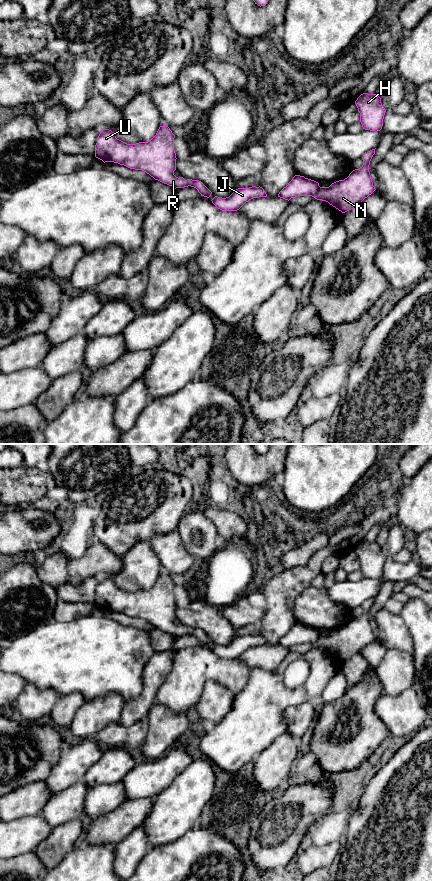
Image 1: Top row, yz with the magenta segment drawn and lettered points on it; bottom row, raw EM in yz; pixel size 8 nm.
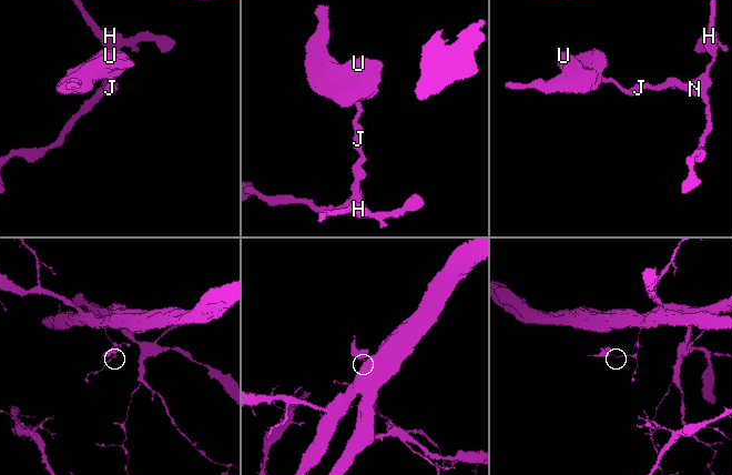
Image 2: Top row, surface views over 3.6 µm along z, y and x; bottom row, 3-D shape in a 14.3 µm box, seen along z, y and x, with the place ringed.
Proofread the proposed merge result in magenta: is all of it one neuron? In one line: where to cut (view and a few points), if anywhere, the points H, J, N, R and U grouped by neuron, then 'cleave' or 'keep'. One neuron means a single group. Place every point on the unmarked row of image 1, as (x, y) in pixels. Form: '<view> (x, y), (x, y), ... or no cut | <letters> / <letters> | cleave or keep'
yz (320, 635), (313, 644) | H N / J R U | cleave

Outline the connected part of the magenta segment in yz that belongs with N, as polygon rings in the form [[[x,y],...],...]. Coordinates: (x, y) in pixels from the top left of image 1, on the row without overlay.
[[[375,597],[365,601],[362,605],[363,613],[359,617],[353,618],[347,626],[336,629],[329,635],[320,635],[314,646],[328,650],[342,661],[359,654],[376,638],[369,620],[374,602]]]

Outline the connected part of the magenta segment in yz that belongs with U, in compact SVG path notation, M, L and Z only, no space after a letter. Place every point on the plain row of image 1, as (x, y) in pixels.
M160 574L148 590L127 592L116 586L109 577L103 577L95 593L95 605L114 610L130 617L142 618L164 632L176 636L194 635L201 644L209 646L212 640L199 628L176 625L176 601L174 586L168 574Z

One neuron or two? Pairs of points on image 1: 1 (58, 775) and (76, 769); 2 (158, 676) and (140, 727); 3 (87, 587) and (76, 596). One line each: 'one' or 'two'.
1: one
2: two
3: one

